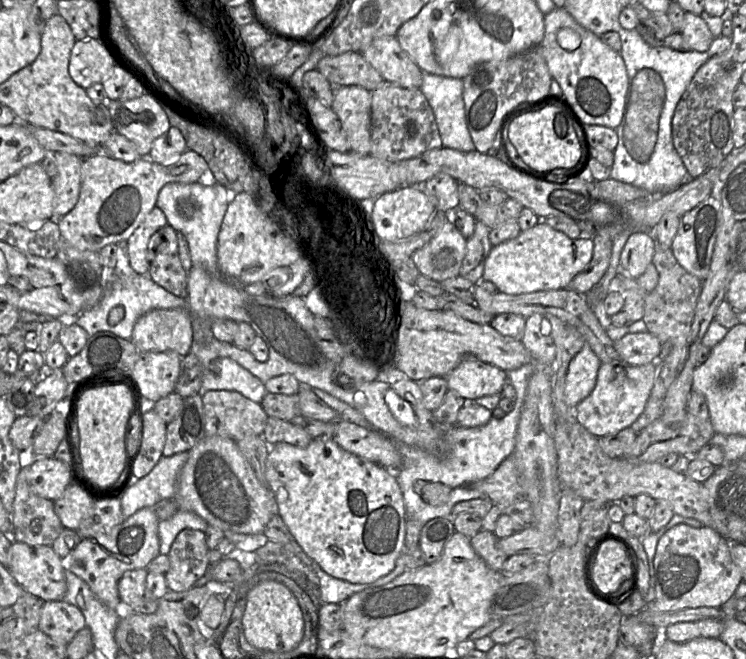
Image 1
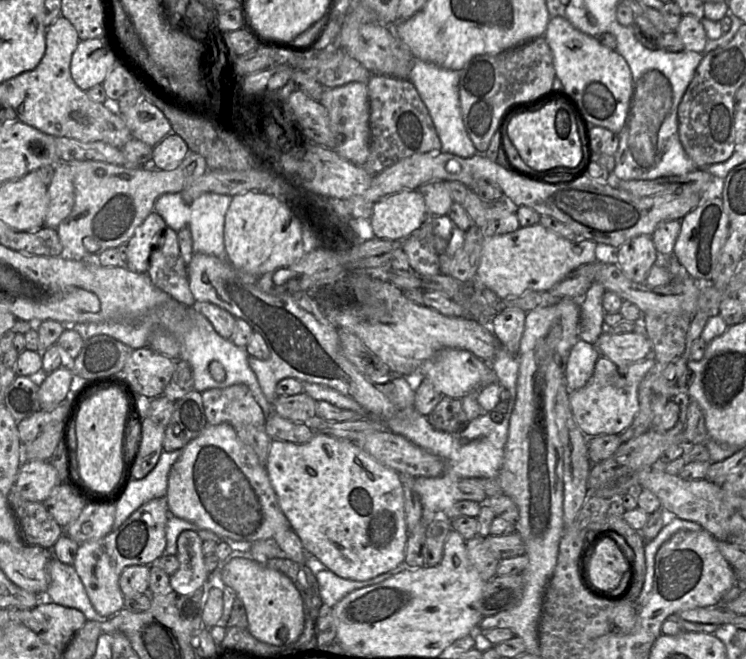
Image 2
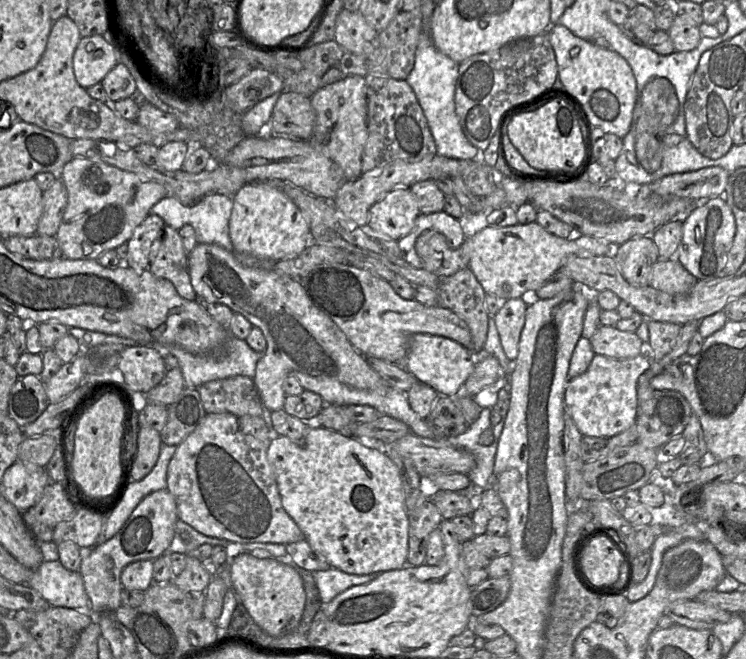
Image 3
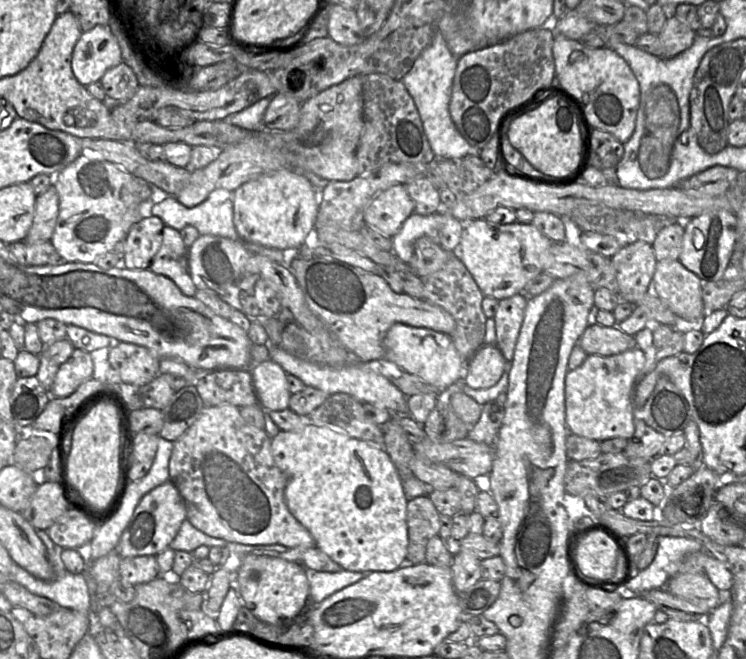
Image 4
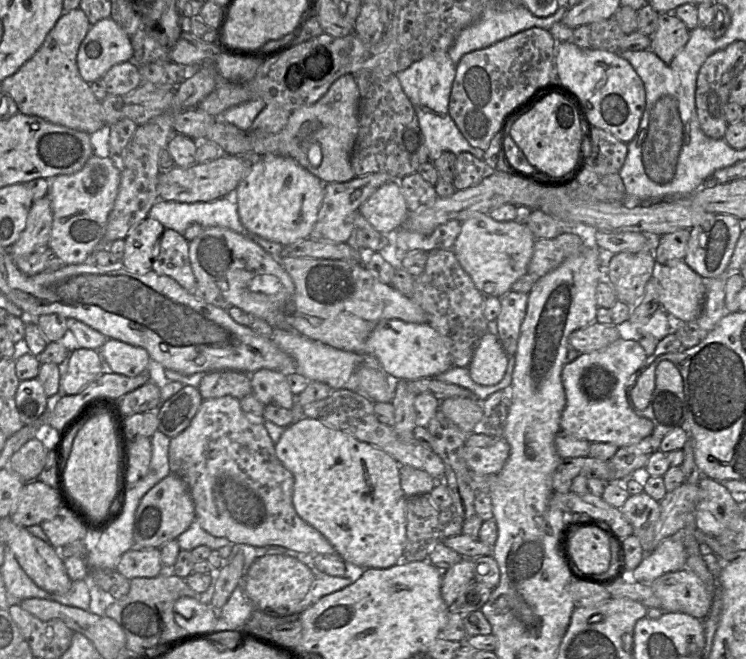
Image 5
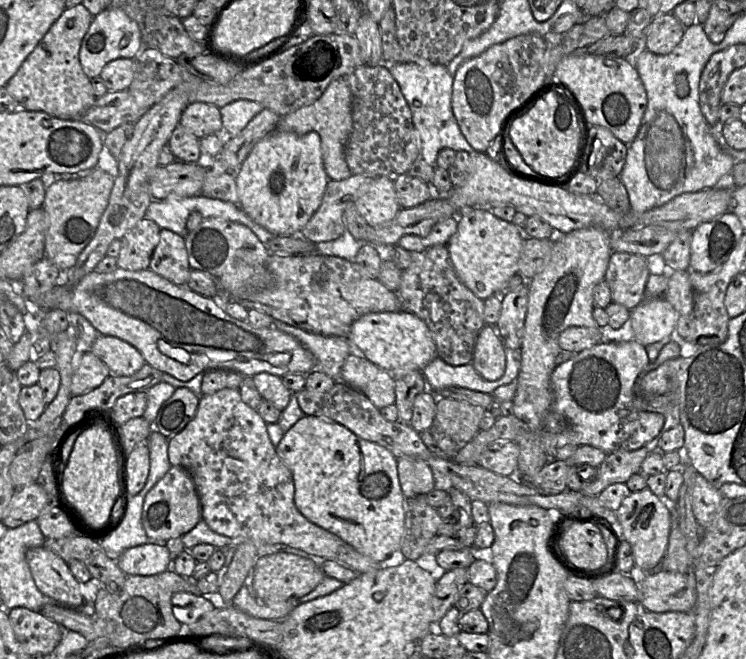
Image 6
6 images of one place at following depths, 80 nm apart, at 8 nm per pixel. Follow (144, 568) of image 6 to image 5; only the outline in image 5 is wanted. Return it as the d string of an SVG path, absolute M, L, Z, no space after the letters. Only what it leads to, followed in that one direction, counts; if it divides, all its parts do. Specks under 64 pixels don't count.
M159 548L130 549L120 558L116 570L125 578L154 578L169 571L161 561Z

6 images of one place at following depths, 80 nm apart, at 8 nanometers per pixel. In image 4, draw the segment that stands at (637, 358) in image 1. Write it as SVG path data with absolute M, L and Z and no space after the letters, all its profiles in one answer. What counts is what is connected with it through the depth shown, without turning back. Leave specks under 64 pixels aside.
M591 322L577 343L587 355L611 356L636 347L634 336L624 333L617 325L602 326Z

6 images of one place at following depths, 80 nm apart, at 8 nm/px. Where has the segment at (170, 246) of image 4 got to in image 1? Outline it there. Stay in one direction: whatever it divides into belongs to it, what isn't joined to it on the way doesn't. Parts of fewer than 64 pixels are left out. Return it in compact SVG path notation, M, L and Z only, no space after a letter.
M169 224L158 233L155 257L147 275L171 294L187 299L188 273L180 261L177 232Z

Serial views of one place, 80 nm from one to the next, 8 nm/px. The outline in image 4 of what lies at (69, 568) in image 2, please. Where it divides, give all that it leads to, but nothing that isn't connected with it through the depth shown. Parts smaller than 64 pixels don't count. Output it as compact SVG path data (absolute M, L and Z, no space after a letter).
M36 529L36 534L44 543L47 556L54 566L56 577L51 581L40 580L25 569L14 563L10 579L14 580L32 594L48 598L62 608L72 609L81 613L90 613L91 597L88 592L85 575L68 572L60 559L62 548L56 545L46 531Z

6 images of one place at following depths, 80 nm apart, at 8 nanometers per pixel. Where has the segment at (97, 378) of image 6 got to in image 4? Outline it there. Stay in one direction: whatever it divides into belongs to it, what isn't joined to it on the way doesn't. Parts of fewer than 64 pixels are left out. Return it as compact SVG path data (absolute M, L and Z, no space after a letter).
M75 349L71 357L60 365L54 383L49 390L51 397L67 397L85 381L92 378L95 357L81 349Z

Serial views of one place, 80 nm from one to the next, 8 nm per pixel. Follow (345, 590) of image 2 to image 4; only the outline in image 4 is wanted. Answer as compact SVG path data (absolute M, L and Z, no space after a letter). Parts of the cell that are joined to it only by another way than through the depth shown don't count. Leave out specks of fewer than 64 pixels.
M306 569L306 571L309 581L309 599L315 606L335 592L362 580L371 573L351 572L343 569L334 573L317 572L311 569Z

